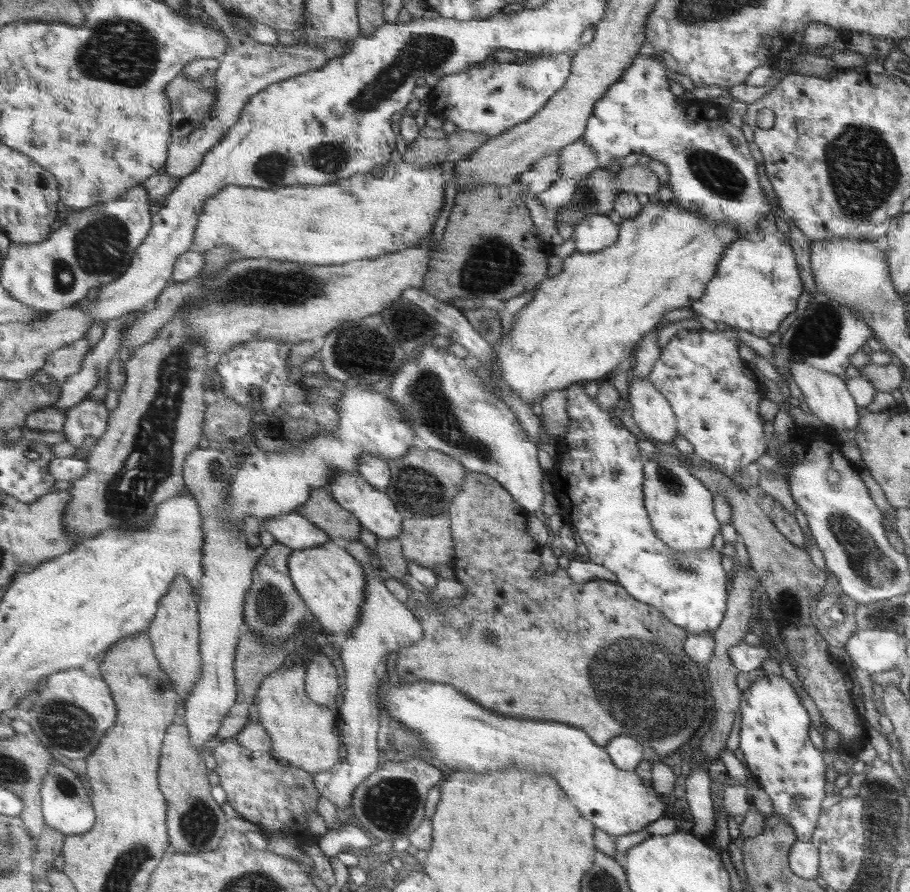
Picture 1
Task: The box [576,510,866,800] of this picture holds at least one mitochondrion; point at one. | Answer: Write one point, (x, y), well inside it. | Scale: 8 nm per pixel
(626, 673)

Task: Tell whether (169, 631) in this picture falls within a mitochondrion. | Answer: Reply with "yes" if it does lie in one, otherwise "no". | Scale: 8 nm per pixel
no

